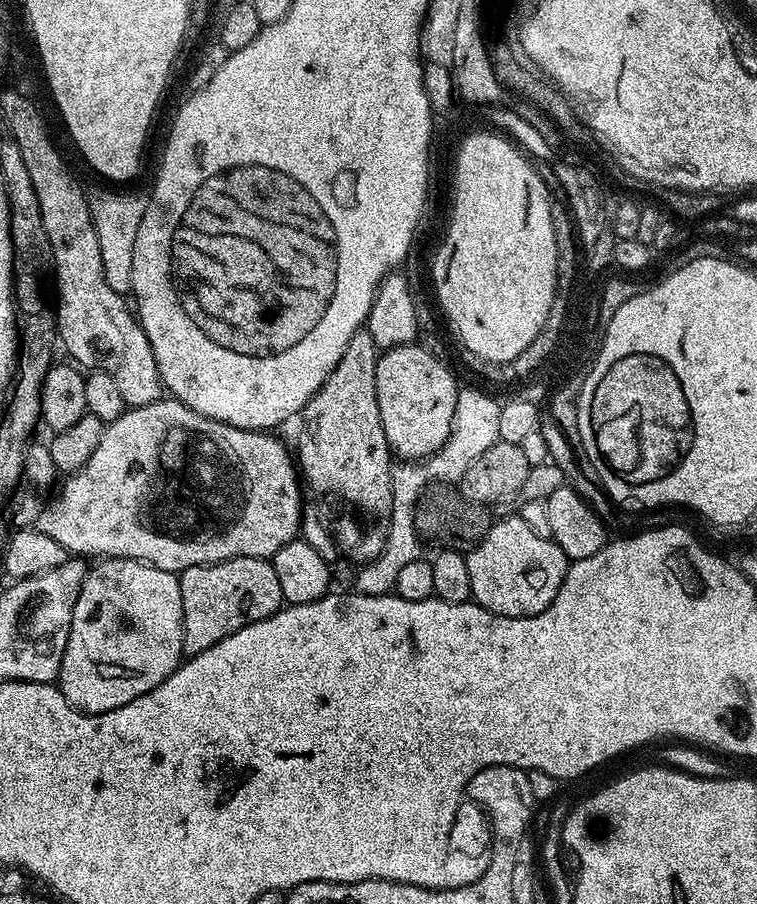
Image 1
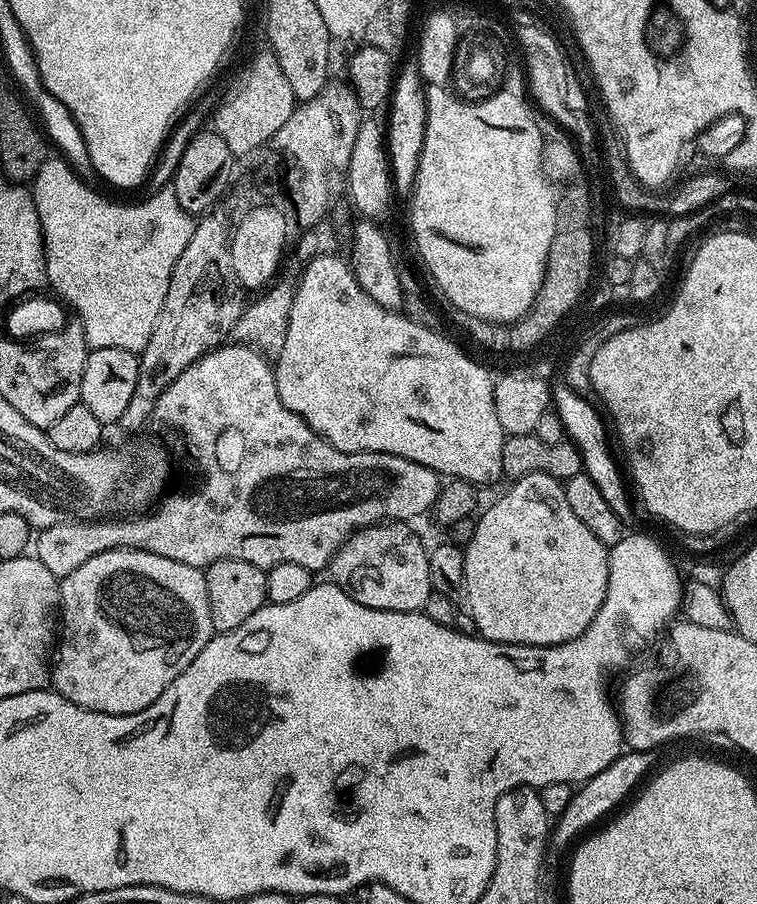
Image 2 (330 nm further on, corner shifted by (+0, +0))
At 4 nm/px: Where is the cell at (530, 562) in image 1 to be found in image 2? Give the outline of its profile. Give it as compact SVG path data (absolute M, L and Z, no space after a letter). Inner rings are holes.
M526 474L525 476L513 479L512 484L484 513L479 513L480 521L476 524L476 529L472 532L468 544L464 548L466 558L466 594L468 603L466 611L472 615L472 620L476 623L475 631L483 639L493 640L499 644L529 644L539 648L549 648L555 644L565 644L574 638L578 638L594 622L594 614L602 606L606 598L606 586L608 585L608 554L609 549L594 534L590 534L588 527L574 515L574 510L566 503L564 485L561 481L550 478L550 474Z

